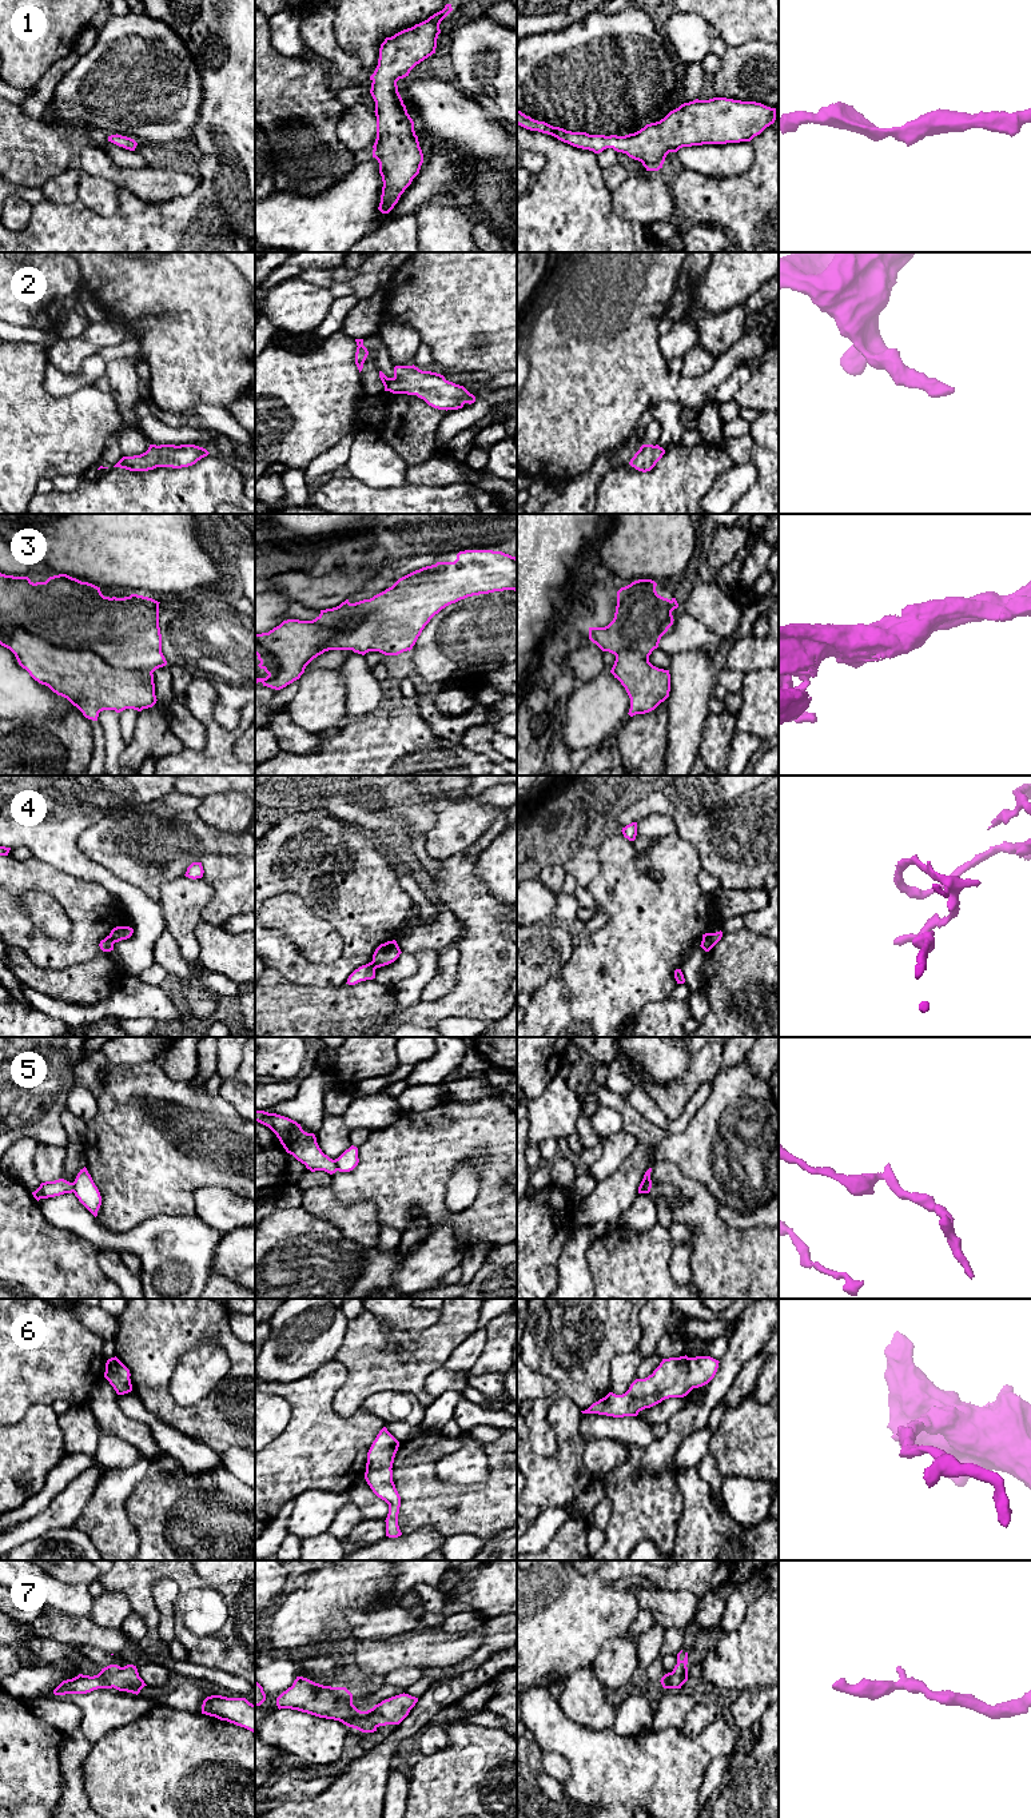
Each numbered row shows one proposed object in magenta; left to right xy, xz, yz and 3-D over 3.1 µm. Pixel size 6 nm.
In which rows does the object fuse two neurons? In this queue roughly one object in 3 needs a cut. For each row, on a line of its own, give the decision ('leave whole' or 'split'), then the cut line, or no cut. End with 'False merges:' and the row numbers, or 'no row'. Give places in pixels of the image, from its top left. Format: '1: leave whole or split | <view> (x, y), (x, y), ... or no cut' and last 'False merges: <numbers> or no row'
1: leave whole | no cut
2: leave whole | no cut
3: split | xy (0, 620), (54, 645), (90, 649), (114, 666), (152, 672)
4: split | xy (108, 936), (114, 943)
5: split | xz (334, 1160), (337, 1169)
6: leave whole | no cut
7: leave whole | no cut
False merges: 3, 4, 5

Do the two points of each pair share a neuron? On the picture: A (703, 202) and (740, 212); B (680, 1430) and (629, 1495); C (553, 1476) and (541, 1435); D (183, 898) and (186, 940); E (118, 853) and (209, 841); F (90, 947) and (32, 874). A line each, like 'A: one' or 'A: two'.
A: one
B: two
C: two
D: one
E: one
F: one

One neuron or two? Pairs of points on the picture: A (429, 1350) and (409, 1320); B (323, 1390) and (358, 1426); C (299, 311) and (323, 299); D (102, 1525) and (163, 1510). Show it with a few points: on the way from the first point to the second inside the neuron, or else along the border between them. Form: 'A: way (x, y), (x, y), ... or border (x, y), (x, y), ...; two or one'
A: border (440, 1312), (421, 1330), (385, 1324); two
B: way (323, 1403), (323, 1408), (341, 1426), (345, 1426); one
C: way (305, 306), (318, 299); one
D: border (134, 1487), (126, 1514), (139, 1546); two

